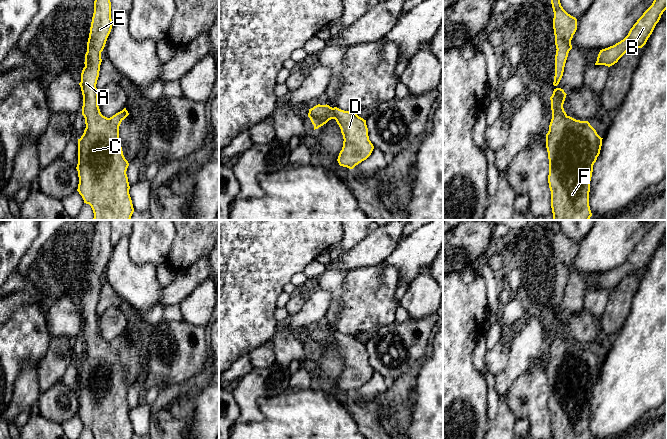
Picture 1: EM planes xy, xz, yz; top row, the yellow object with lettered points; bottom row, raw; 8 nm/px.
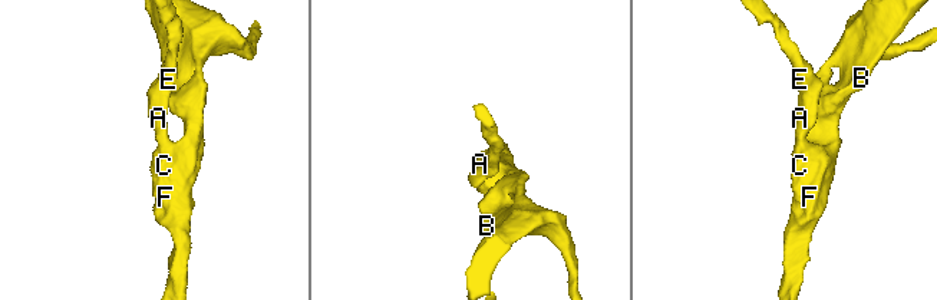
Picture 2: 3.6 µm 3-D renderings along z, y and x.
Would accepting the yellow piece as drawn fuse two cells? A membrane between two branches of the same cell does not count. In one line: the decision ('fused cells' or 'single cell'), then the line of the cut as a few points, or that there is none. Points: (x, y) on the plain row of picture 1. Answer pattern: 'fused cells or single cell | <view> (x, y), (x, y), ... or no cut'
single cell | no cut

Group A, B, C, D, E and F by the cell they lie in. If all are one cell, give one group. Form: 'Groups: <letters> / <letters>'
Groups: A B C D E F

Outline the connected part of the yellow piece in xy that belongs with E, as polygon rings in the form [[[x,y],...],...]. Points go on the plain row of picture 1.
[[[97,220],[94,225],[94,237],[87,266],[85,291],[79,307],[83,319],[82,339],[85,342],[86,352],[81,362],[78,363],[76,393],[79,408],[77,415],[82,420],[84,427],[91,430],[94,439],[132,439],[134,432],[126,398],[129,387],[123,379],[119,364],[119,350],[129,337],[124,332],[110,342],[103,340],[98,330],[99,316],[96,312],[102,286],[101,276],[105,271],[112,249],[110,220]]]

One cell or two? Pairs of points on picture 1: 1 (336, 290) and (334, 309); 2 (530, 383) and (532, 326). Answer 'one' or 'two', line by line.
1: one
2: two

